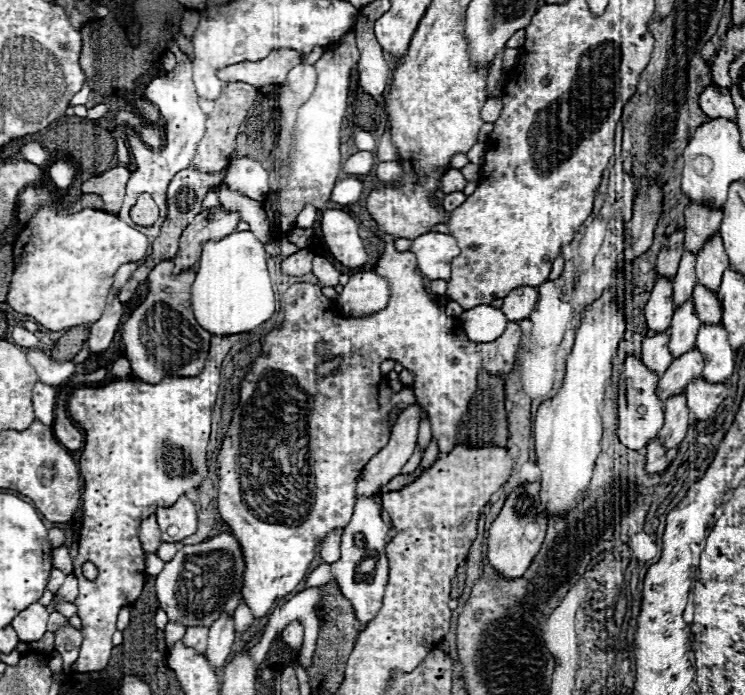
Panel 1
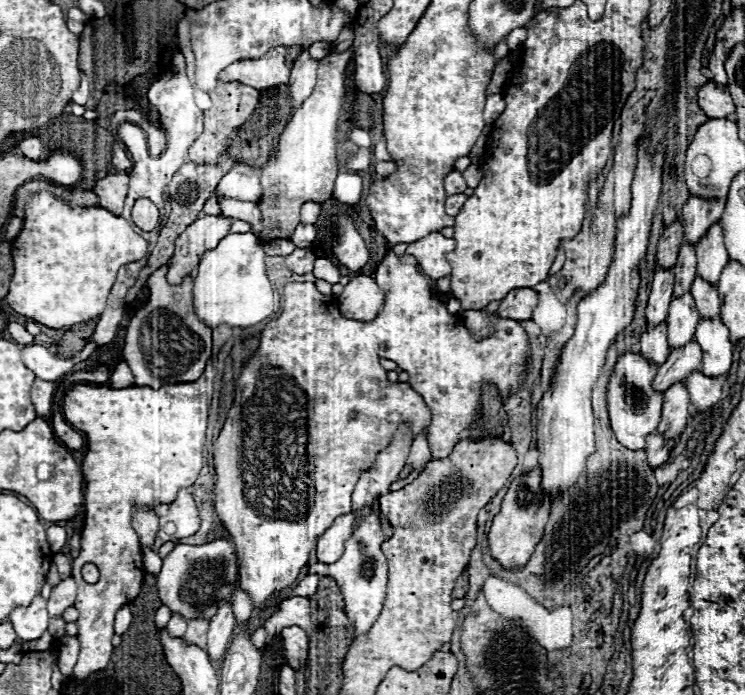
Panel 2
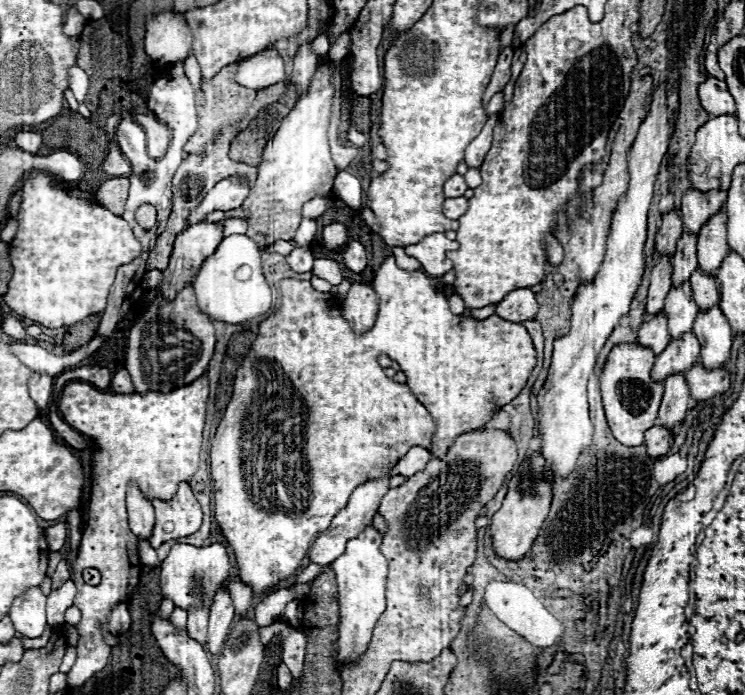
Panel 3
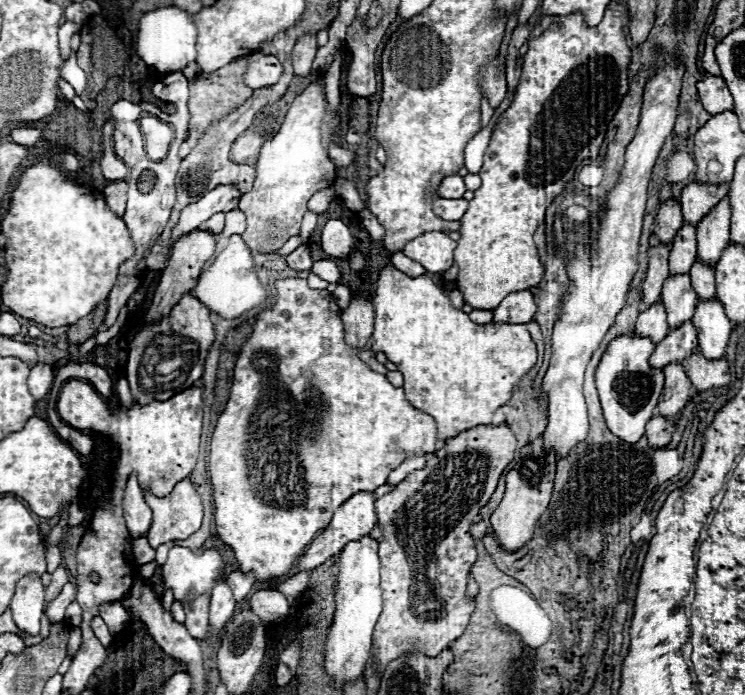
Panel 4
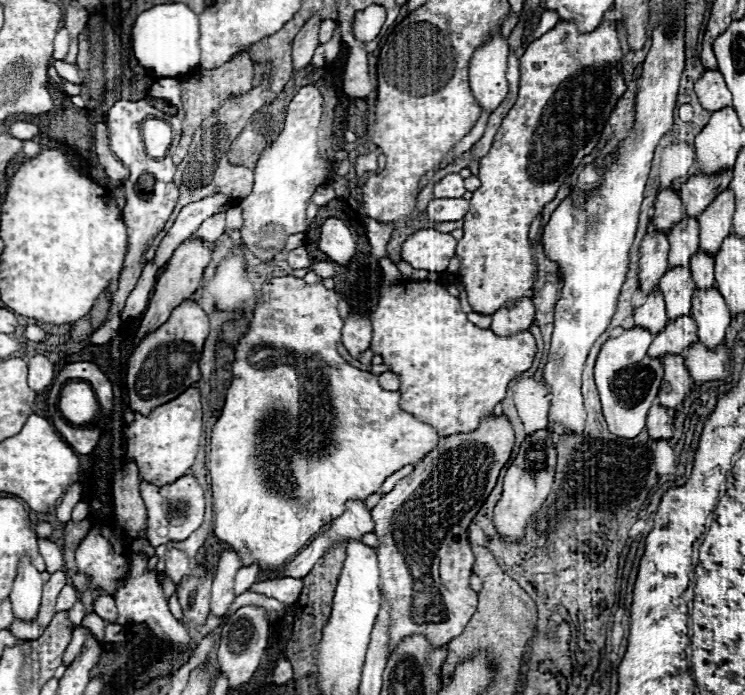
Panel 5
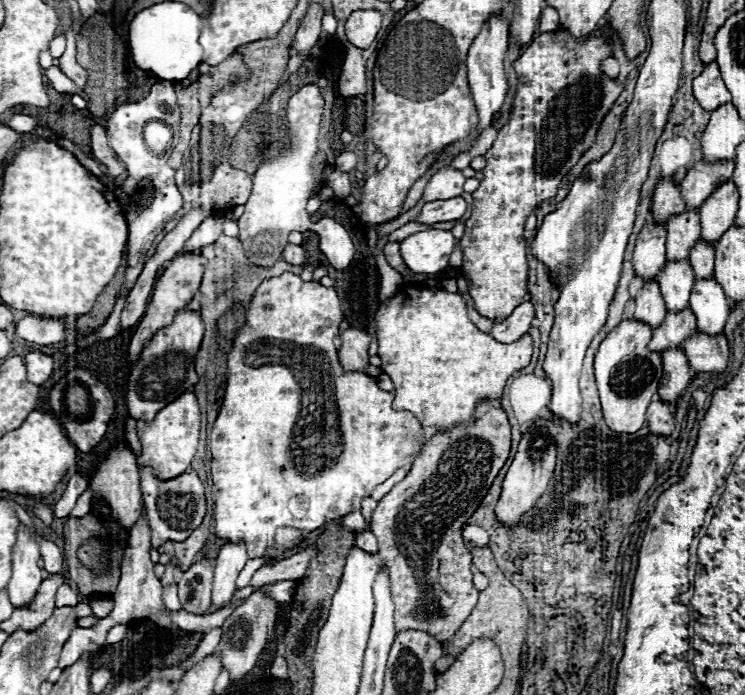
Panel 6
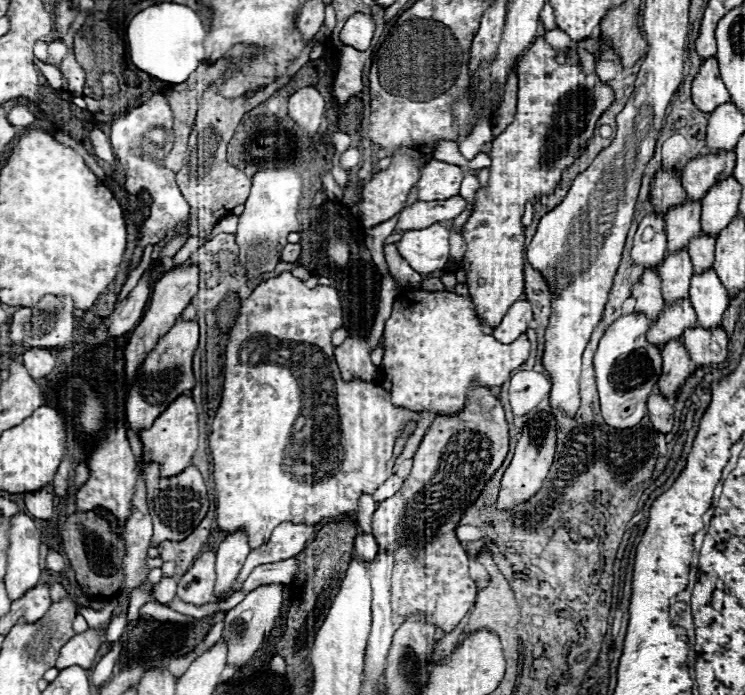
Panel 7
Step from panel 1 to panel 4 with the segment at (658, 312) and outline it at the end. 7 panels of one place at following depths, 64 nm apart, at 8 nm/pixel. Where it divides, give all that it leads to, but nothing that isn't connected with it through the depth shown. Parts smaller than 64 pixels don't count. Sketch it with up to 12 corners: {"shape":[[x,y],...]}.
{"shape":[[650,244],[642,298],[660,300],[668,272],[670,246]]}

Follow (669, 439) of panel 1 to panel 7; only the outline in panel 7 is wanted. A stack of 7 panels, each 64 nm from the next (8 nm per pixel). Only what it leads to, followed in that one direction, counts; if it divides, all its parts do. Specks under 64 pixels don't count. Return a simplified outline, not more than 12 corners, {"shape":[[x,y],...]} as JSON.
{"shape":[[680,340],[662,348],[664,396],[690,376],[690,356]]}

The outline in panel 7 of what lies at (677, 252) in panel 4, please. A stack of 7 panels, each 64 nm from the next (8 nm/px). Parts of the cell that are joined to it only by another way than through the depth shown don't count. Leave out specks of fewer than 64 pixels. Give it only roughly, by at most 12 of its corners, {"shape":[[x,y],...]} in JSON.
{"shape":[[700,202],[664,214],[668,252],[688,246],[700,230]]}

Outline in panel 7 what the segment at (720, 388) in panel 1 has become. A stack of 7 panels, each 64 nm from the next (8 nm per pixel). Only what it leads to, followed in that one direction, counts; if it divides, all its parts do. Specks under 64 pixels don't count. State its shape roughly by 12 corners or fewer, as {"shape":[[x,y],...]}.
{"shape":[[688,328],[684,346],[702,364],[722,364],[728,336],[722,328]]}

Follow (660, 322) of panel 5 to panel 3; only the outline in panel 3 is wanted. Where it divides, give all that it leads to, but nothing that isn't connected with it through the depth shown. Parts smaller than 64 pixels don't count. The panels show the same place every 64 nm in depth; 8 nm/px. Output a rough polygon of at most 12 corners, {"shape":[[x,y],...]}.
{"shape":[[664,312],[644,314],[638,342],[660,354],[668,344]]}

